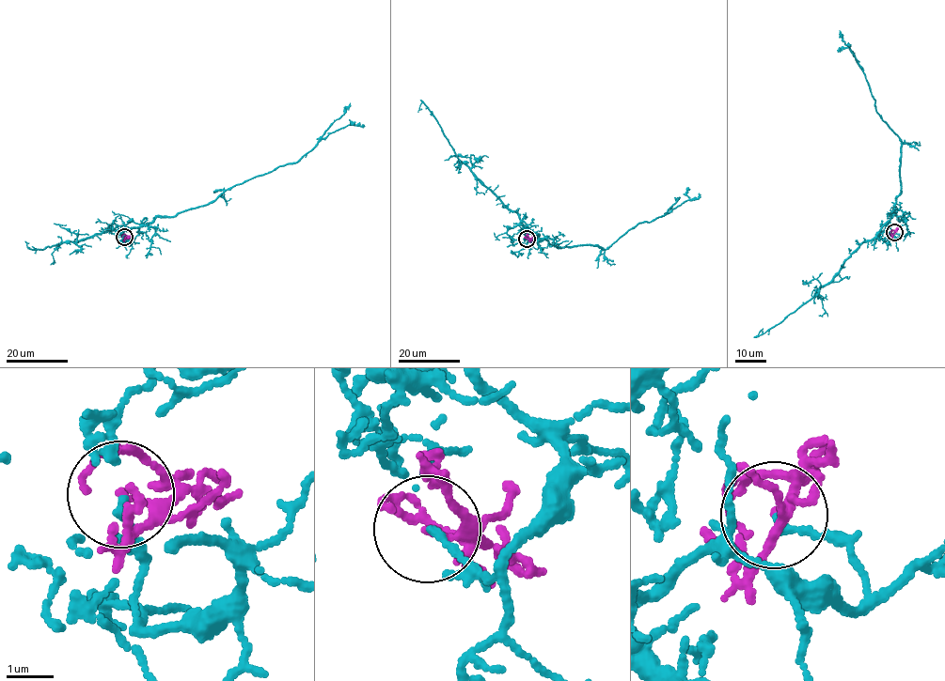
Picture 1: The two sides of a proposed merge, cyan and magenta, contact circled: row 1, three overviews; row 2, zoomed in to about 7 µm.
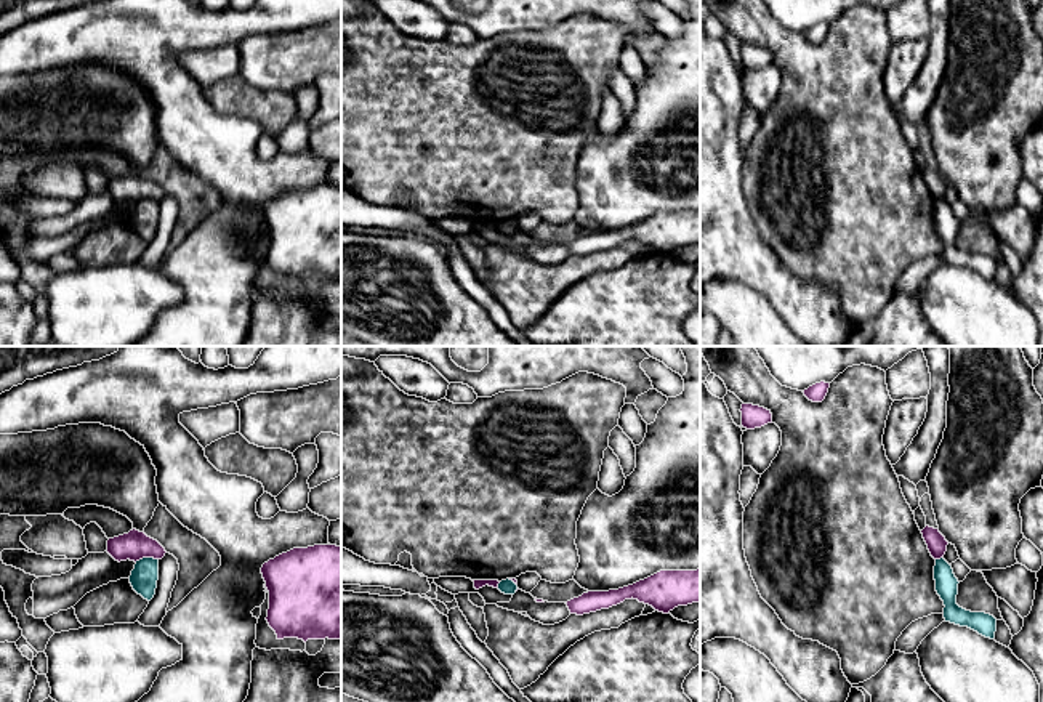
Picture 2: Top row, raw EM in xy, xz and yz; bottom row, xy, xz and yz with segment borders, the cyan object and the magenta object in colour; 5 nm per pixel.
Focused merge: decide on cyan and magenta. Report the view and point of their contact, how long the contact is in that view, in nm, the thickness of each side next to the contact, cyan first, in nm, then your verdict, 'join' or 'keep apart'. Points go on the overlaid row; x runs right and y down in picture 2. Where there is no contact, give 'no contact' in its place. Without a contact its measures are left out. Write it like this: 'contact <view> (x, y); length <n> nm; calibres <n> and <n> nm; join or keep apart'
contact xy (146, 558); length 120 nm; calibres 140 and 150 nm; keep apart

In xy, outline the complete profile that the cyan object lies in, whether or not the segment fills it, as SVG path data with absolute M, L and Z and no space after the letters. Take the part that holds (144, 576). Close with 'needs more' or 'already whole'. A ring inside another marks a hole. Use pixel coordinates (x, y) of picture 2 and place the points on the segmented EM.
M143 558L136 561L130 575L133 590L144 599L151 601L155 595L159 580L159 559Z | already whole

